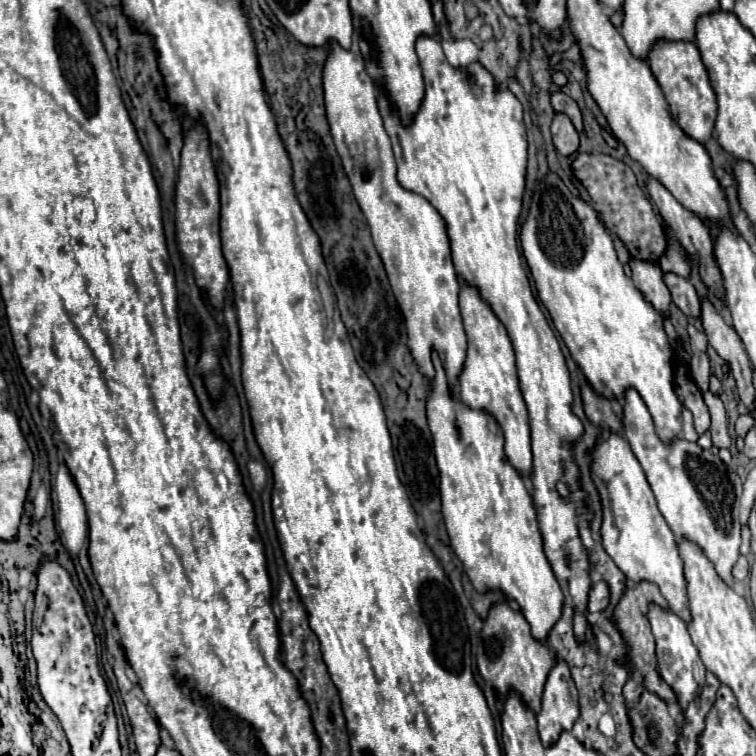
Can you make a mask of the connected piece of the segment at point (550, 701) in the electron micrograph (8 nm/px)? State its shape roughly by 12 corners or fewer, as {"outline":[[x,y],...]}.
{"outline":[[559,660],[537,714],[541,742],[555,744],[579,718],[577,688]]}

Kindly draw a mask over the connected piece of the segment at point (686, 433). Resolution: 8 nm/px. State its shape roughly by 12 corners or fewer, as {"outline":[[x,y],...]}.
{"outline":[[683,408],[683,438],[697,442],[699,434],[693,428],[693,416]]}

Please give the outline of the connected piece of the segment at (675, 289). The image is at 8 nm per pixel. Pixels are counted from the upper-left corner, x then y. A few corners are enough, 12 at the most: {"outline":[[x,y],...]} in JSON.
{"outline":[[665,274],[673,304],[691,318],[701,316],[701,300],[689,280]]}

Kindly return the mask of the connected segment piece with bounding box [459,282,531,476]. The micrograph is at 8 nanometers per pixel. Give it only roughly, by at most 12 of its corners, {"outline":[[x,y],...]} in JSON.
{"outline":[[461,284],[469,348],[459,400],[489,412],[531,476],[527,408],[505,326]]}

